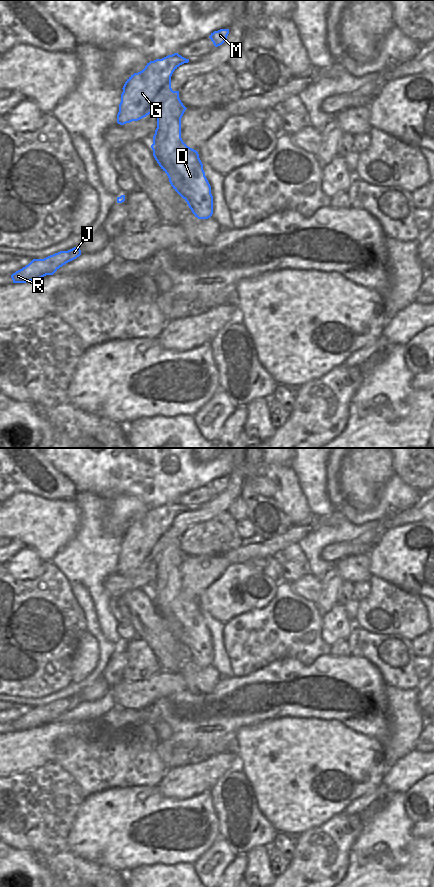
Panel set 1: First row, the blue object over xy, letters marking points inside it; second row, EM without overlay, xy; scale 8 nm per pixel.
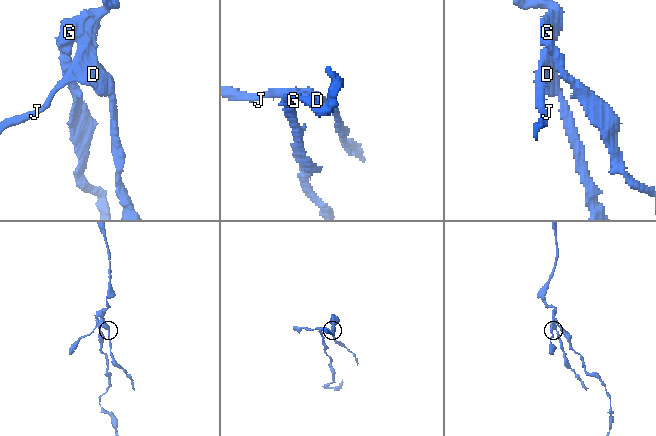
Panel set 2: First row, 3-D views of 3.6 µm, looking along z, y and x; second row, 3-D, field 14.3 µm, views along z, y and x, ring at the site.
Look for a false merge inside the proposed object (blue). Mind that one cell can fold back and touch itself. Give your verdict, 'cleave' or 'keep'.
cleave

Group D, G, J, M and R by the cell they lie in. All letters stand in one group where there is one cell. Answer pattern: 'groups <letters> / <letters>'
groups D J M R / G

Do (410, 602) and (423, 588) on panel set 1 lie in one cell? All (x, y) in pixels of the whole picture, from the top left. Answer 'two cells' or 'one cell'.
two cells

